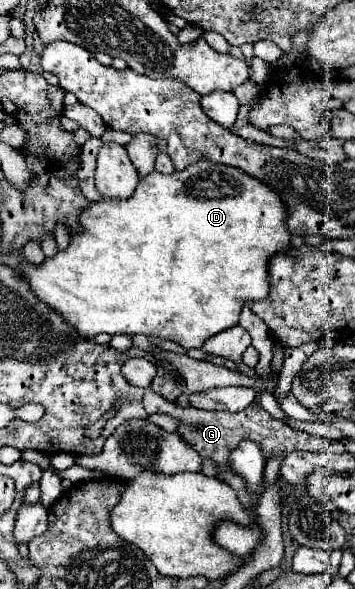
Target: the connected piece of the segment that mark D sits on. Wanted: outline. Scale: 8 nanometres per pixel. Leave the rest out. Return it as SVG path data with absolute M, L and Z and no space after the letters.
M199 160L191 166L187 166L183 172L173 172L173 174L159 174L151 172L149 176L141 178L137 184L137 190L131 198L127 200L101 200L101 202L91 202L87 208L79 212L79 228L81 232L69 236L69 246L65 250L57 250L55 256L45 258L41 264L31 264L29 260L23 260L19 264L19 274L27 284L31 286L33 294L51 306L55 312L67 320L79 336L85 338L95 338L97 334L105 332L109 336L113 334L145 334L145 336L157 336L163 340L177 342L185 350L189 348L201 348L207 338L213 334L219 334L221 330L227 330L231 326L237 326L241 306L247 300L261 300L269 294L269 278L267 278L267 262L275 252L281 252L289 246L291 234L285 228L285 208L279 196L273 190L267 190L265 184L259 180L247 176L245 172L225 166L225 164L213 164L209 160Z

